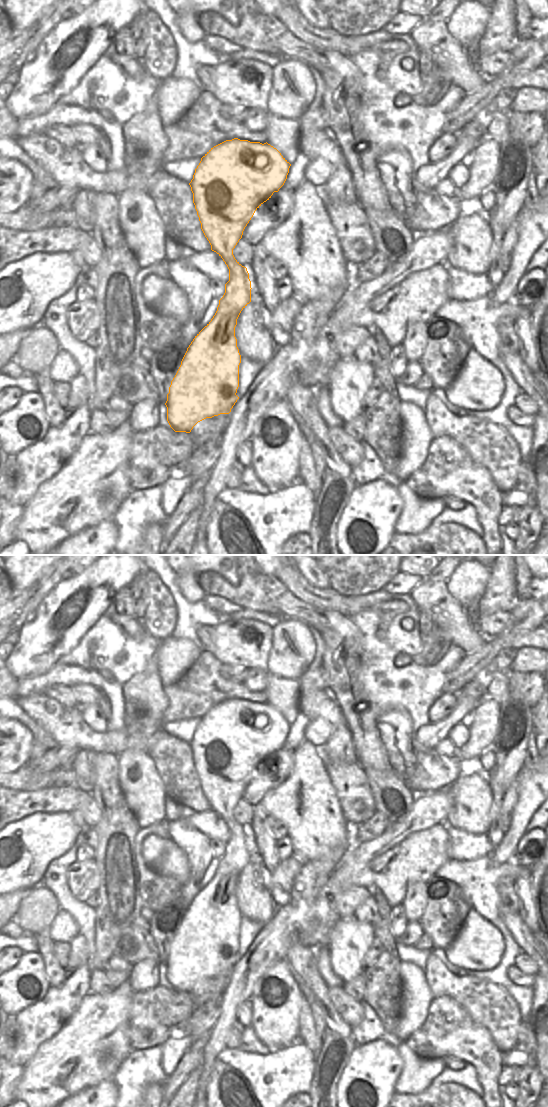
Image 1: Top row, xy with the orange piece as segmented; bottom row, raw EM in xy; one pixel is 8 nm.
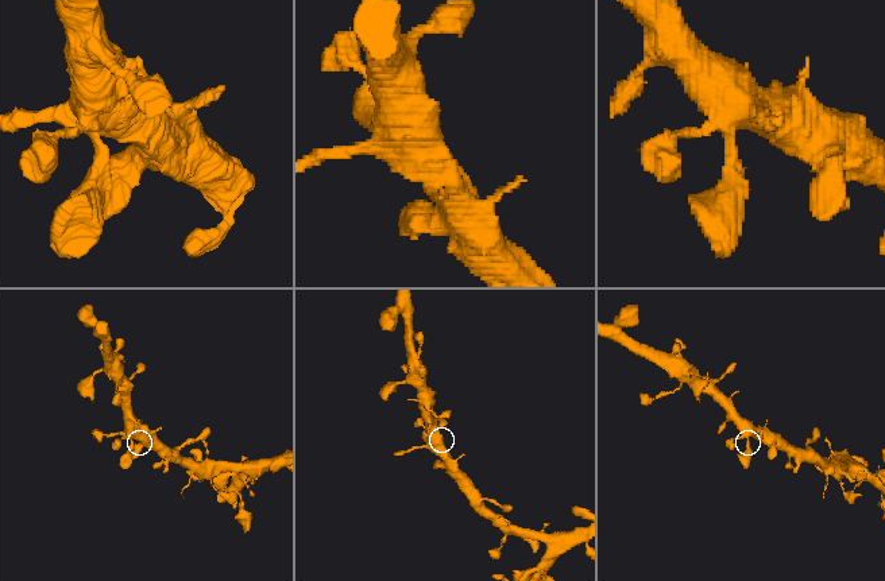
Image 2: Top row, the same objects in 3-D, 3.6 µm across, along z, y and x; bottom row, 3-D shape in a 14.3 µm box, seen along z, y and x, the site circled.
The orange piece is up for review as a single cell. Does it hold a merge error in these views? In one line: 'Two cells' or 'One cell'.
One cell

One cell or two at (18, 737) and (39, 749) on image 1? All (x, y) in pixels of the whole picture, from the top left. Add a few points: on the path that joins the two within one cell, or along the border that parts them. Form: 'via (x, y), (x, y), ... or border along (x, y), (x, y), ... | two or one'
border along (34, 741), (30, 757) | two

